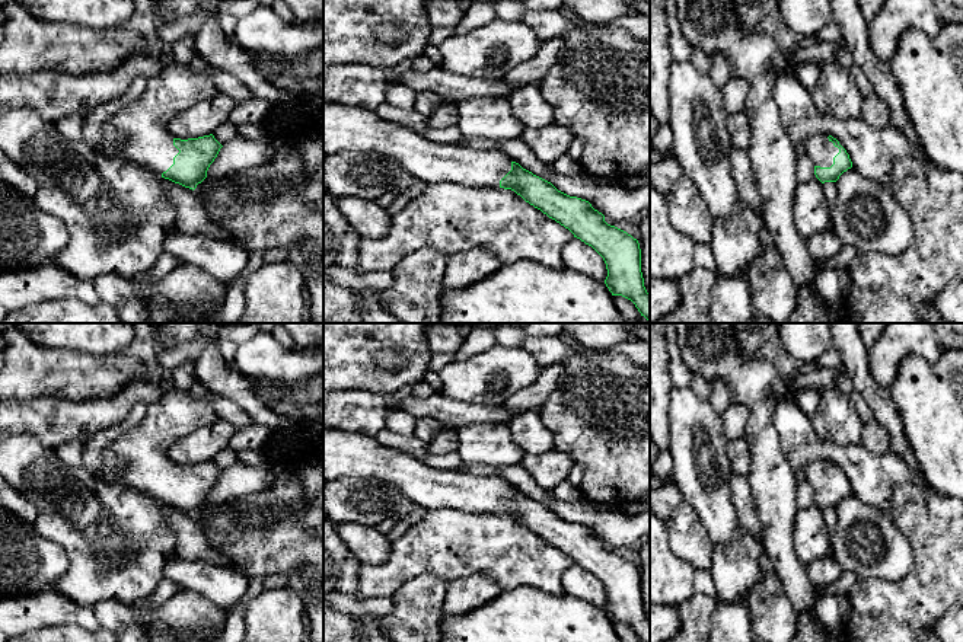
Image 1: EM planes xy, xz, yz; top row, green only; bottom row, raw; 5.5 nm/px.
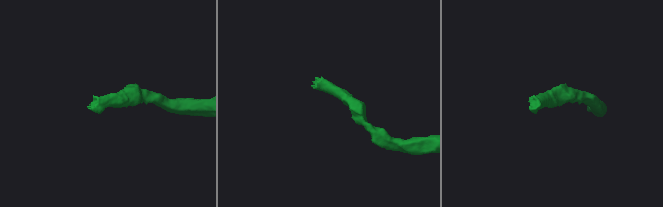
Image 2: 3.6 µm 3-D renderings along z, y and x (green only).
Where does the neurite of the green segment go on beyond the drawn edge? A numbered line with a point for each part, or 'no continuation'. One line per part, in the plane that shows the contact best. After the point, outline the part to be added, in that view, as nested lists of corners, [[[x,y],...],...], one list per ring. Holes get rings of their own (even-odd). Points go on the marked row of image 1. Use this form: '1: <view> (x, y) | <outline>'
1: yz (820, 150) | [[[814,134],[804,141],[806,153],[814,166],[830,167],[839,148],[828,138],[828,134]]]

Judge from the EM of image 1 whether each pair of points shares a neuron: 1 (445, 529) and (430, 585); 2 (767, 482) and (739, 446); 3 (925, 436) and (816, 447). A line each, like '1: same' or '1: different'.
1: different
2: different
3: different

